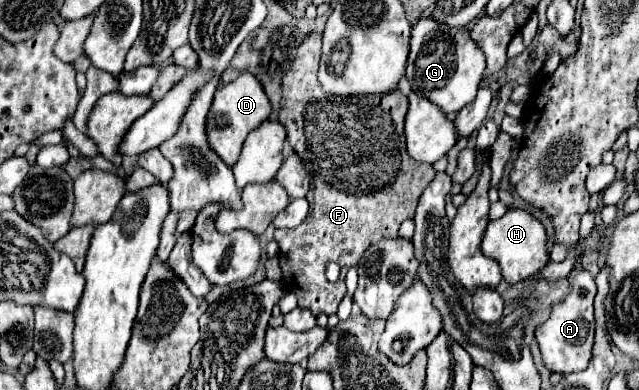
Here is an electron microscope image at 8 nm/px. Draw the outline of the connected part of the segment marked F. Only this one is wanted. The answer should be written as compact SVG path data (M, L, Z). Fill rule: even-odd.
M311 34L303 40L293 60L291 70L283 76L283 108L279 114L281 124L287 130L289 144L301 156L307 172L311 174L309 216L295 230L275 230L279 244L279 262L283 268L283 284L289 292L295 292L299 306L311 310L315 316L325 312L327 316L337 312L339 302L345 296L345 274L351 266L357 266L363 252L381 238L395 238L403 220L413 218L419 192L433 180L435 170L431 164L421 164L407 154L403 122L409 108L407 98L395 90L391 96L327 96L317 82L321 58L321 36ZM329 262L337 262L341 268L339 280L329 282L325 268Z

